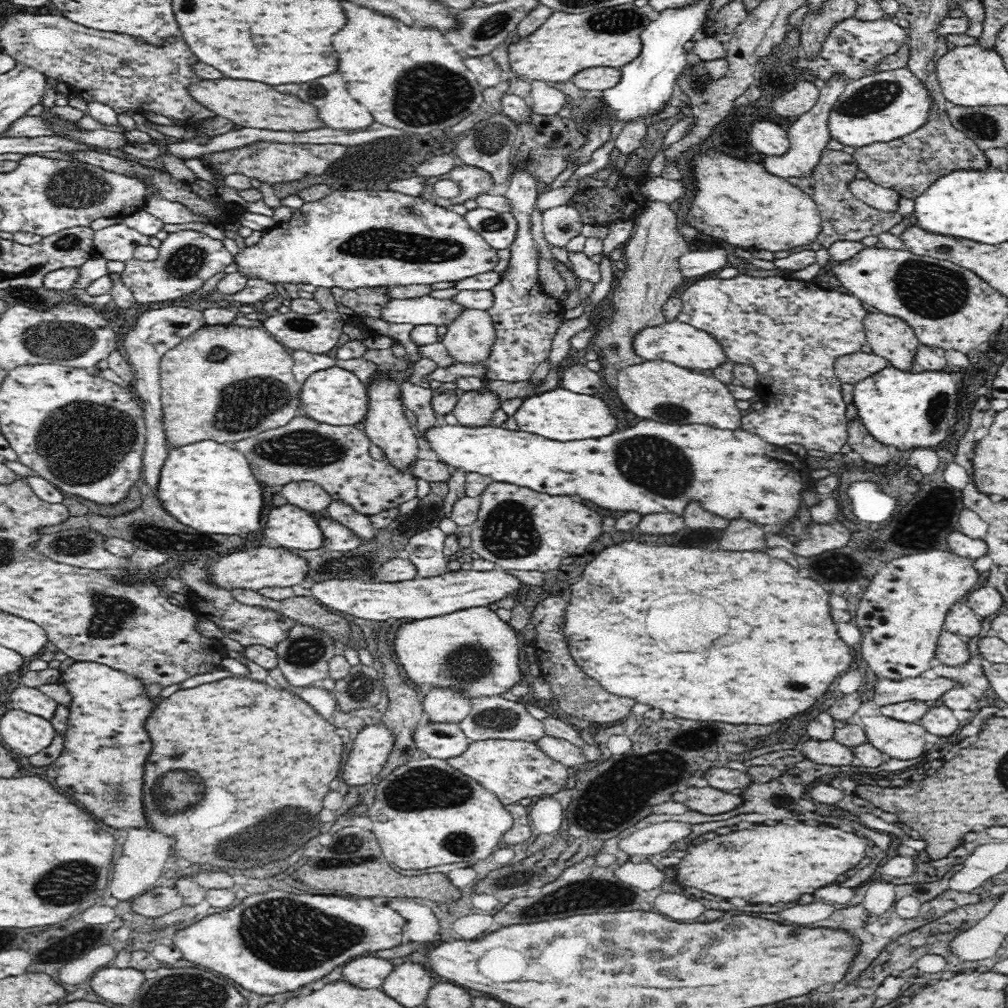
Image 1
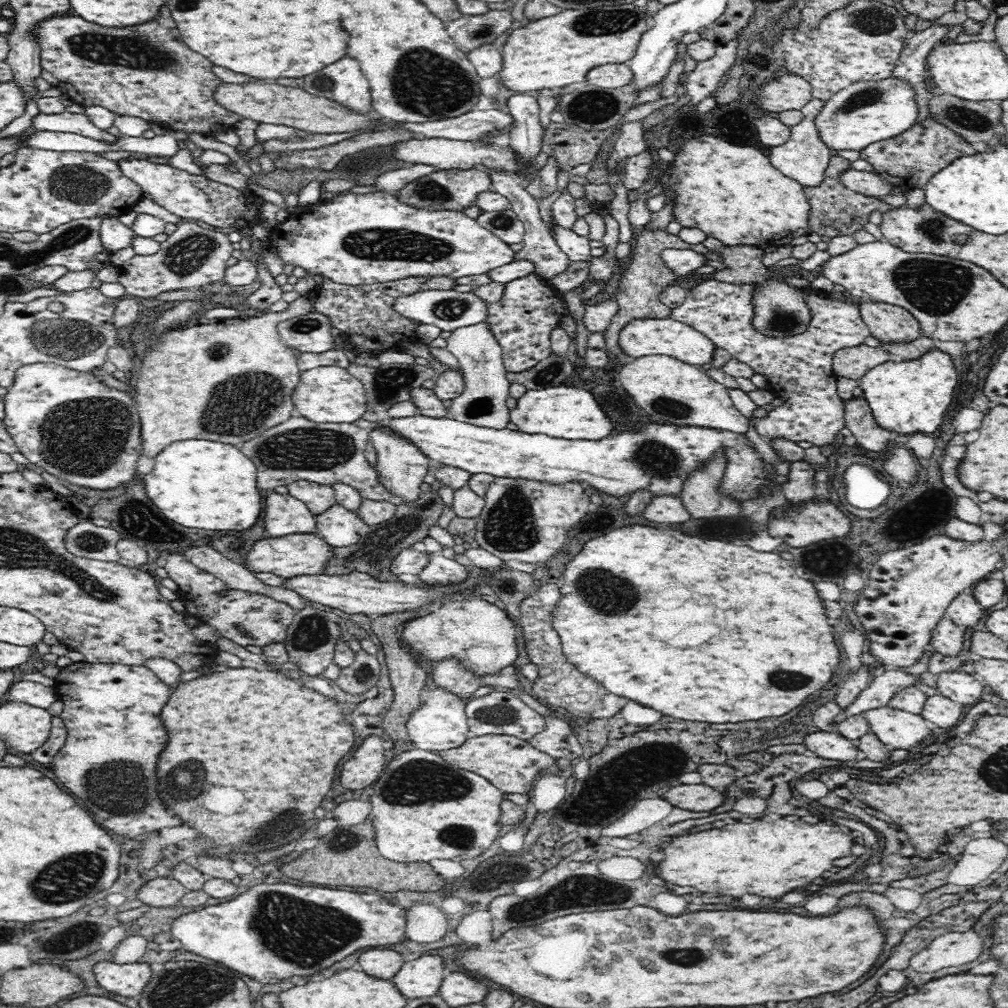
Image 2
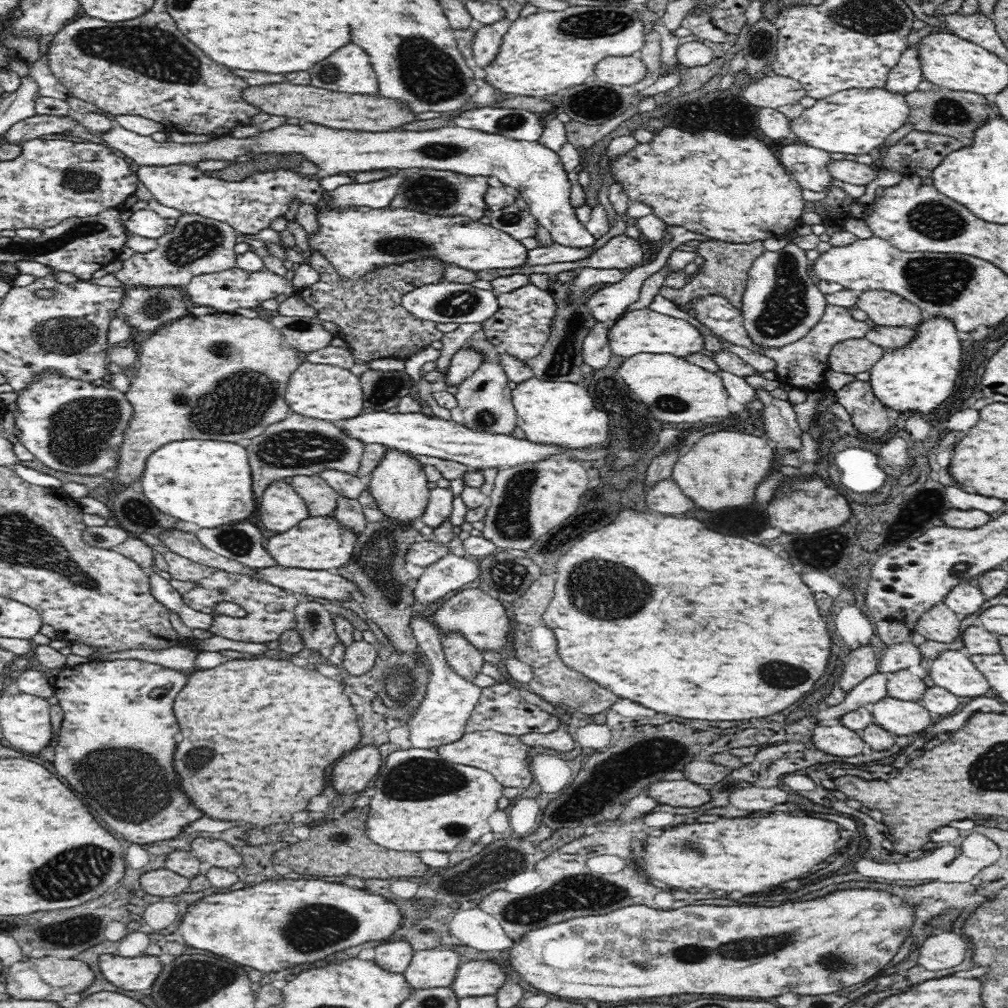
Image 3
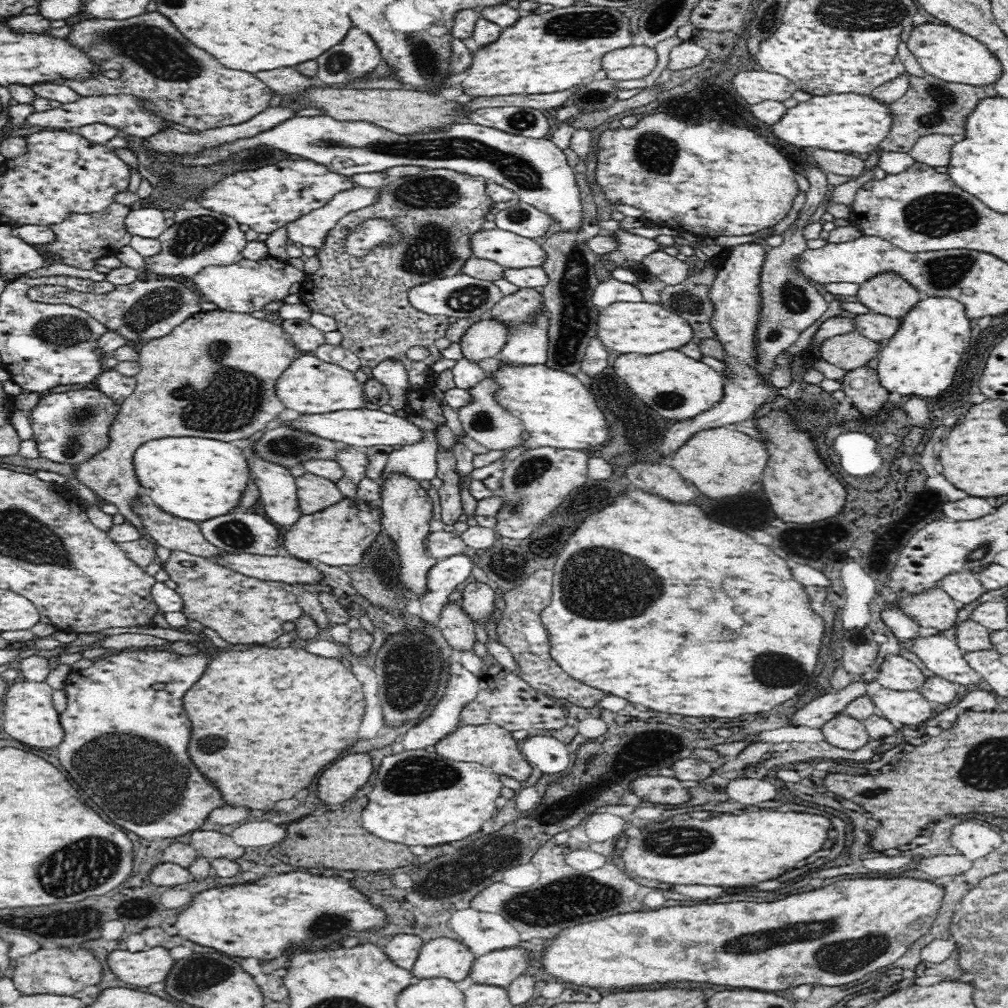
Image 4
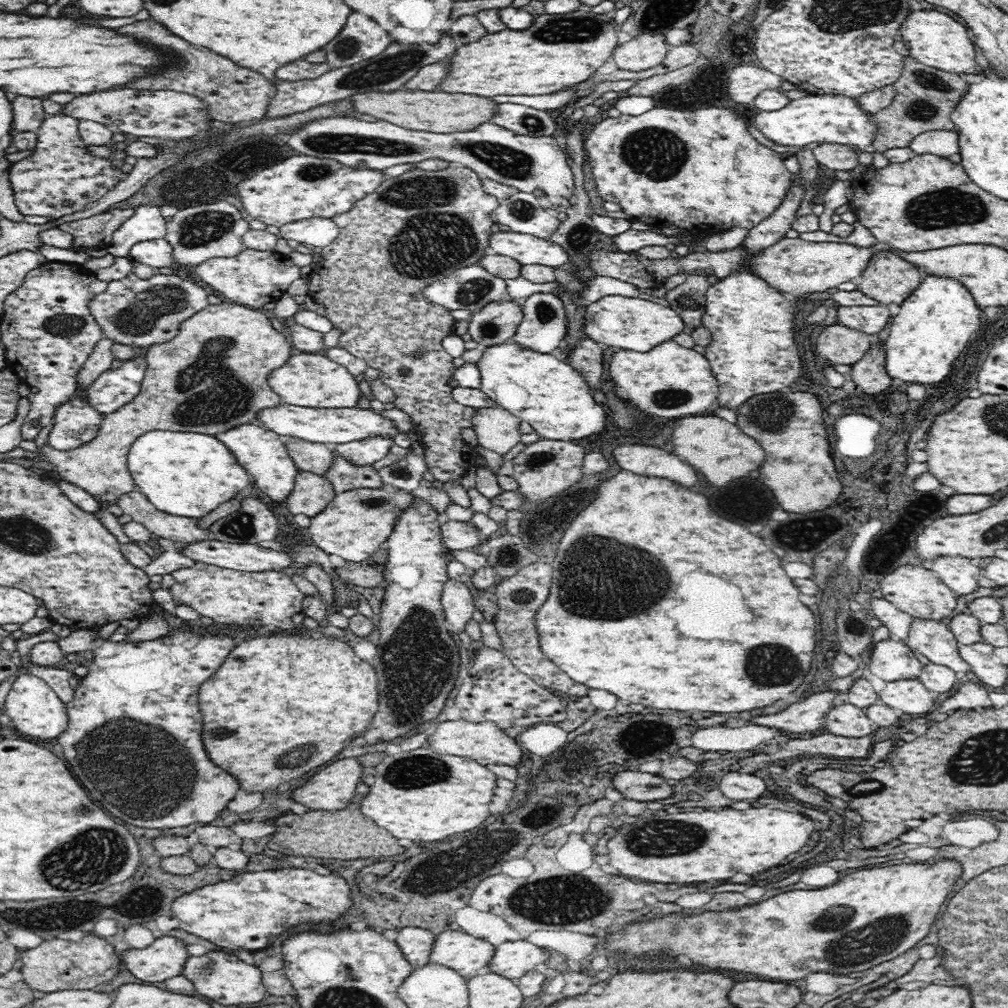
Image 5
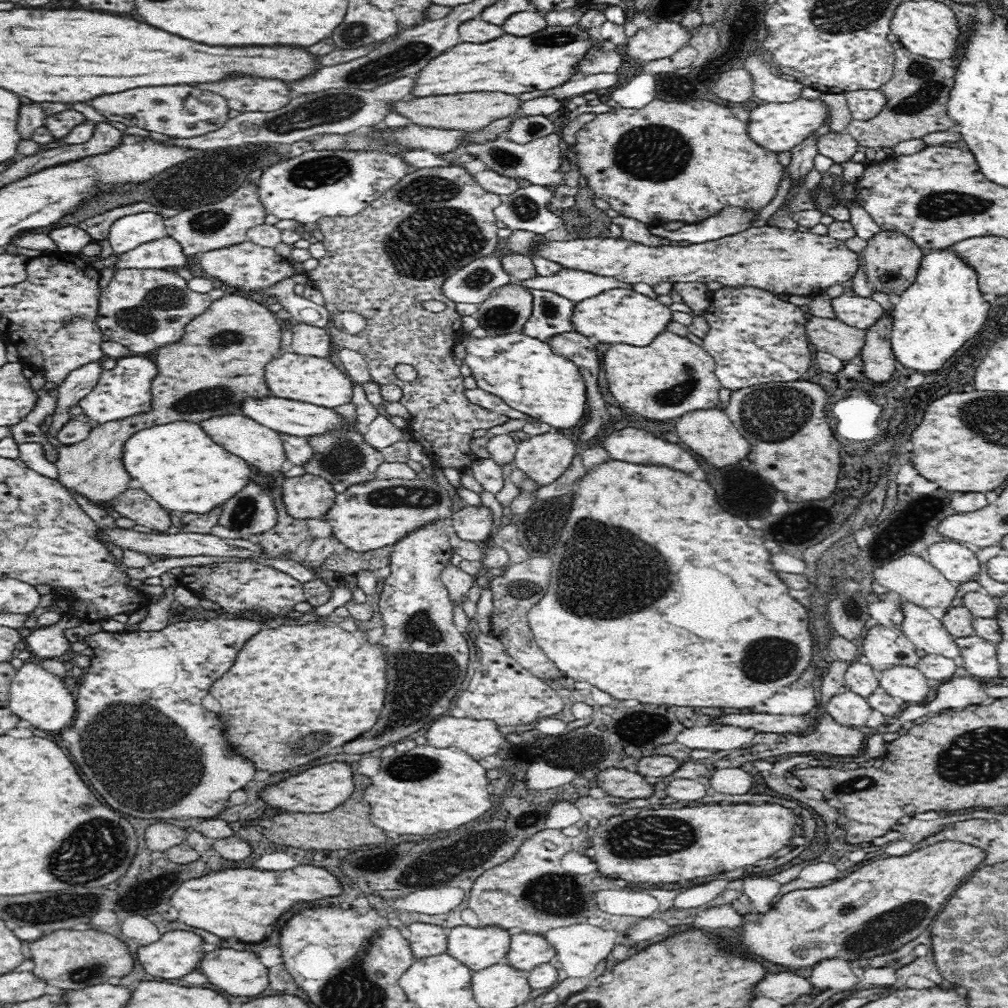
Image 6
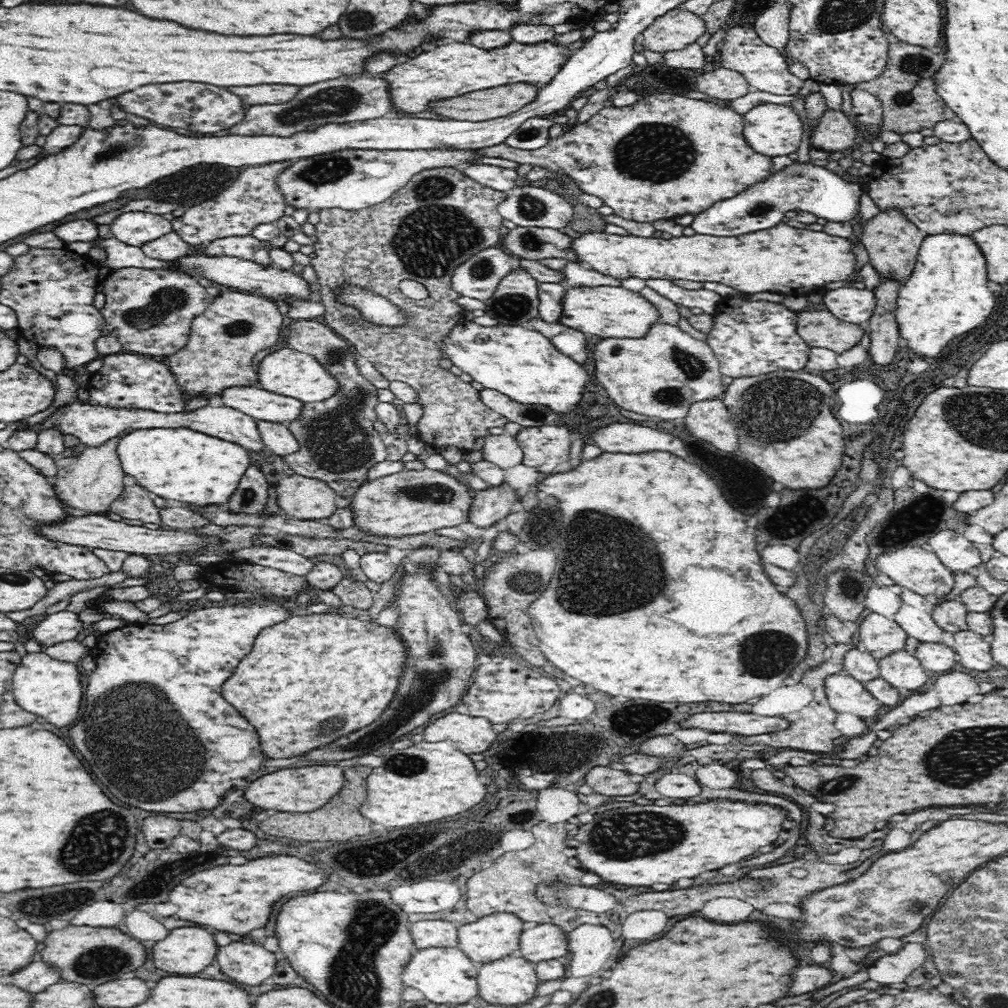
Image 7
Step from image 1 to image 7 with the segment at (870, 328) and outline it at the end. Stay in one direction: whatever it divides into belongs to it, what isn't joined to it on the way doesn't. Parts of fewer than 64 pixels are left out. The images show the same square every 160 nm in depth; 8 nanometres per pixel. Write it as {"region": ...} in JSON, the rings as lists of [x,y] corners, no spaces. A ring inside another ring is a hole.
{"region":[[[888,207],[867,221],[860,238],[869,254],[869,263],[878,271],[879,276],[905,283],[914,271],[919,247],[925,236],[924,232],[909,221],[908,215],[900,207]]]}

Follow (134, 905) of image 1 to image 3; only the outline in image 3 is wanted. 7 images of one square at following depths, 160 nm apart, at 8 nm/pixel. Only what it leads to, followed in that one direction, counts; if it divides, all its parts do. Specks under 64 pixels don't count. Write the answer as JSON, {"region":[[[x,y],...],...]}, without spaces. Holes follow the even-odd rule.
{"region":[[[167,868],[152,870],[140,877],[141,890],[152,896],[176,896],[189,891],[190,879]]]}

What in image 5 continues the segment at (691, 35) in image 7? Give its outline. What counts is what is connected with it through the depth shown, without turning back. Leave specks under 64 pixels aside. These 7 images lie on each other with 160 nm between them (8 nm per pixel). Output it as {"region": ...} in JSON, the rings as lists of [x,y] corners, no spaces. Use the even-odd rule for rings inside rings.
{"region":[[[642,33],[618,46],[613,52],[613,59],[618,69],[638,72],[658,66],[669,48],[665,35]]]}

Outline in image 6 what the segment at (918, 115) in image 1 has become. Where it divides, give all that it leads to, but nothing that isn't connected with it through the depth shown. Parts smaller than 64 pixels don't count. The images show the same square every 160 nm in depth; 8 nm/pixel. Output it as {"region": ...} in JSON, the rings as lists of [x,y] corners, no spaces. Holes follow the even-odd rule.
{"region":[[[800,98],[795,102],[767,103],[758,106],[750,112],[750,122],[748,122],[748,132],[754,142],[764,146],[766,150],[780,153],[785,150],[792,150],[798,144],[806,140],[806,136],[812,131],[818,130],[829,116],[828,108],[822,100],[806,100]]]}

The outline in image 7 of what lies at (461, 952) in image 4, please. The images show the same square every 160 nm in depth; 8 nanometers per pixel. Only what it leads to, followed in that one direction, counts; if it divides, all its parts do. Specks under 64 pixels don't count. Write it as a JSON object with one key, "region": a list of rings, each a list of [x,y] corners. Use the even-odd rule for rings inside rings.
{"region":[[[498,912],[479,918],[476,922],[464,924],[458,929],[457,946],[478,965],[494,962],[495,959],[505,958],[519,949],[520,934],[524,932],[524,922],[509,912]]]}

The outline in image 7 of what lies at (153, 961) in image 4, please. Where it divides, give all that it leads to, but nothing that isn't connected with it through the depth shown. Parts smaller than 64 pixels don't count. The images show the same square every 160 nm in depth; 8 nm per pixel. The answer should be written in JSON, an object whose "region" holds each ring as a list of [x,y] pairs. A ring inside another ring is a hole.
{"region":[[[196,925],[184,926],[170,931],[164,940],[156,942],[151,949],[151,957],[156,968],[173,974],[196,974],[206,970],[217,954],[218,946],[212,938],[213,931],[209,928],[196,928]]]}

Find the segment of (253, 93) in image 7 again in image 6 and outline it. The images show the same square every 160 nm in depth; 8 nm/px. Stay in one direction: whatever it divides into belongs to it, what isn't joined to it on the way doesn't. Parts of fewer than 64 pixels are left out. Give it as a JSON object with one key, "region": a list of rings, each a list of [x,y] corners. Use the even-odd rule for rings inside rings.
{"region":[[[234,78],[234,82],[194,85],[224,95],[229,100],[230,110],[240,113],[273,112],[287,106],[293,97],[287,83],[270,78]]]}

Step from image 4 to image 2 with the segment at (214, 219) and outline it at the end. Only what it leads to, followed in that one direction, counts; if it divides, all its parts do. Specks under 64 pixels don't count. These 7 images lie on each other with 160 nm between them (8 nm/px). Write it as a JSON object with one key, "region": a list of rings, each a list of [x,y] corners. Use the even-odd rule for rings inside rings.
{"region":[[[142,196],[131,209],[148,212],[167,223],[173,222],[176,224],[176,230],[161,244],[159,252],[151,255],[136,254],[119,268],[118,282],[124,286],[126,294],[143,302],[158,297],[162,292],[198,289],[200,286],[223,280],[227,269],[226,262],[230,260],[233,252],[227,231],[210,230],[202,228],[196,222],[184,221],[146,196]]]}

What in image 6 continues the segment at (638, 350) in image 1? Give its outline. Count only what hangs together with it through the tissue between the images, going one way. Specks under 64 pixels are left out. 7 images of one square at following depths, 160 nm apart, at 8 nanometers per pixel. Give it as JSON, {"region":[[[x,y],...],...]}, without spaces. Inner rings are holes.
{"region":[[[618,287],[574,303],[570,322],[574,325],[574,331],[591,337],[597,343],[606,342],[611,345],[630,343],[632,346],[646,346],[656,335],[666,331],[666,326],[673,320],[673,314],[674,312],[658,299],[653,300],[634,289]]]}

